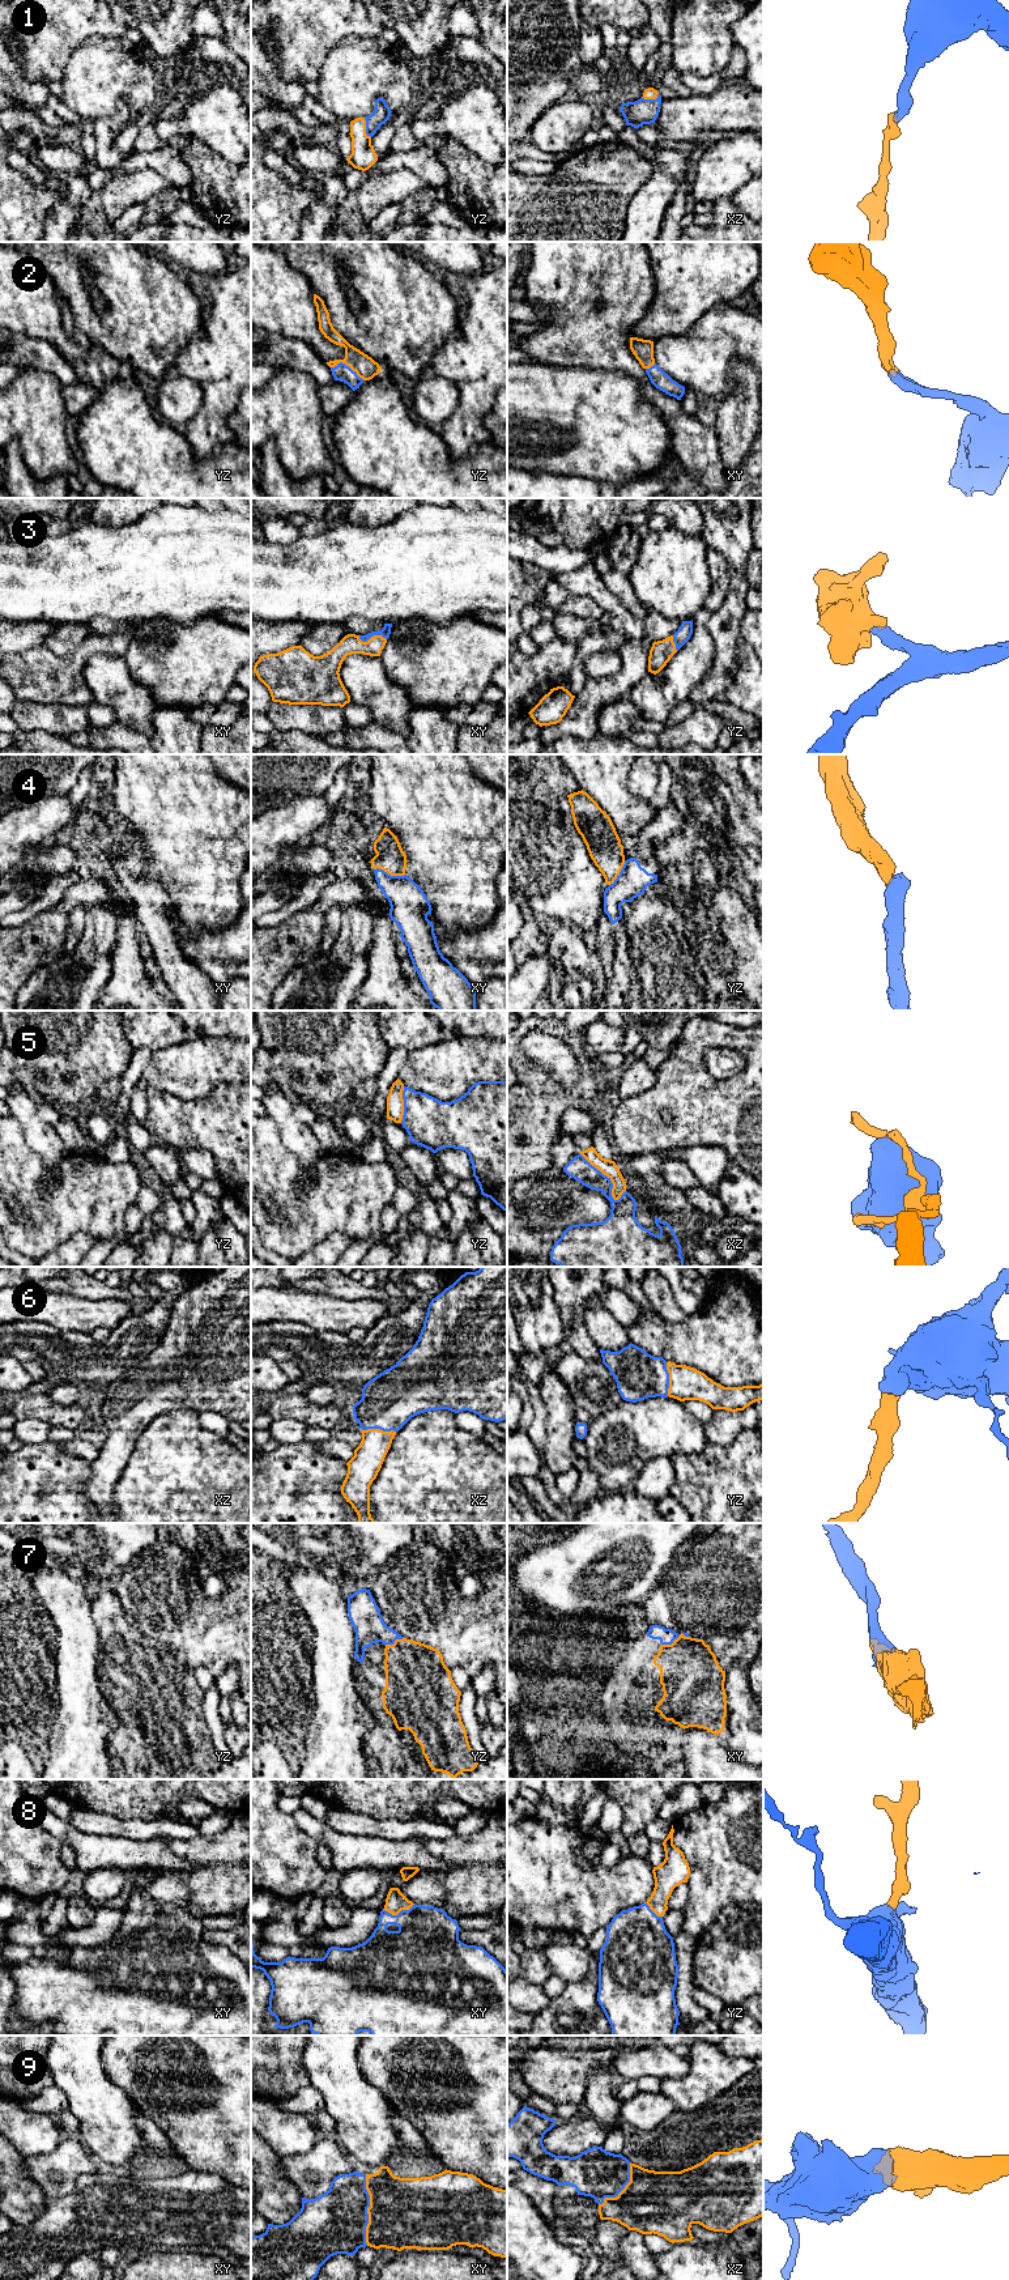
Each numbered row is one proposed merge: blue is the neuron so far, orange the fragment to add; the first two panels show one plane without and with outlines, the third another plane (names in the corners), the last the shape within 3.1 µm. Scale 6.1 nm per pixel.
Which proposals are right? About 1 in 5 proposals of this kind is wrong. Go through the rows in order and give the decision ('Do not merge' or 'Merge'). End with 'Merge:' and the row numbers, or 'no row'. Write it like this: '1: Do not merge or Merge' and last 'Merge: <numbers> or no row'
1: Merge
2: Merge
3: Merge
4: Do not merge
5: Do not merge
6: Merge
7: Merge
8: Merge
9: Merge
Merge: 1, 2, 3, 6, 7, 8, 9

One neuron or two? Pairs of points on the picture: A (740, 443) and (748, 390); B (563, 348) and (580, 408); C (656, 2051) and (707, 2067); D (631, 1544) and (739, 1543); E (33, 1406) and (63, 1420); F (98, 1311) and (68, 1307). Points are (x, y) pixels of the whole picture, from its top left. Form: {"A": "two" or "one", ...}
{"A": "one", "B": "two", "C": "two", "D": "two", "E": "one", "F": "one"}

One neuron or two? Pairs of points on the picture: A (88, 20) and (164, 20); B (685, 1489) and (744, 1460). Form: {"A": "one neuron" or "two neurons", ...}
{"A": "two neurons", "B": "one neuron"}

